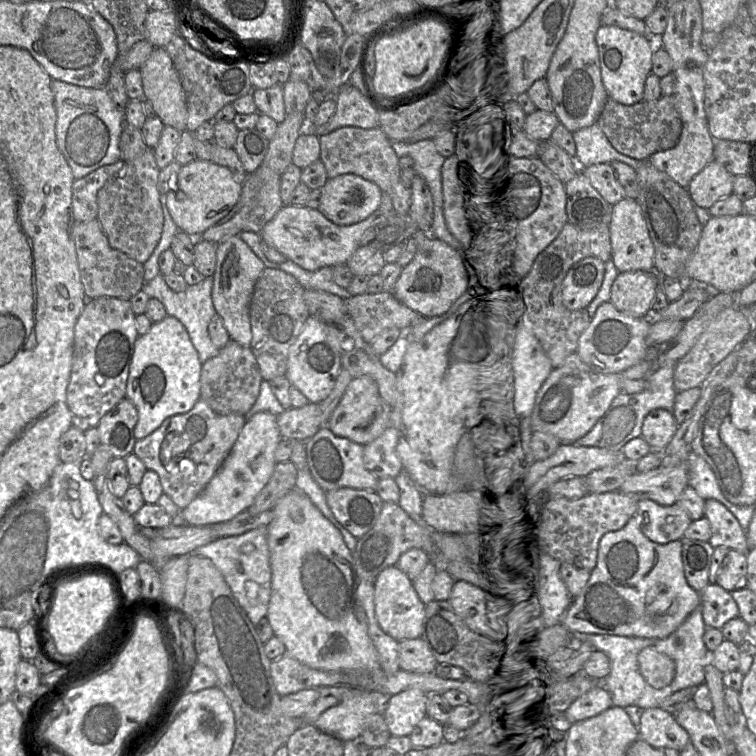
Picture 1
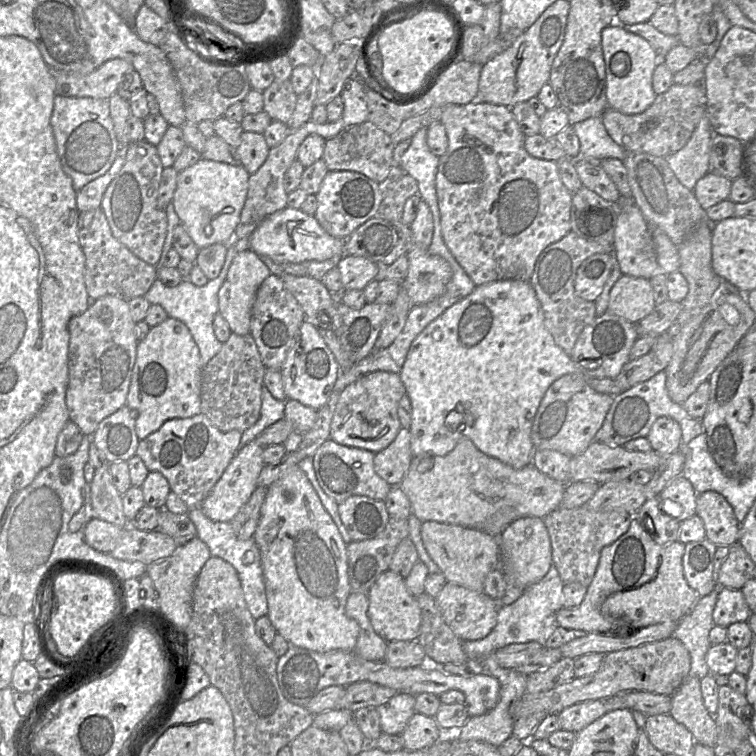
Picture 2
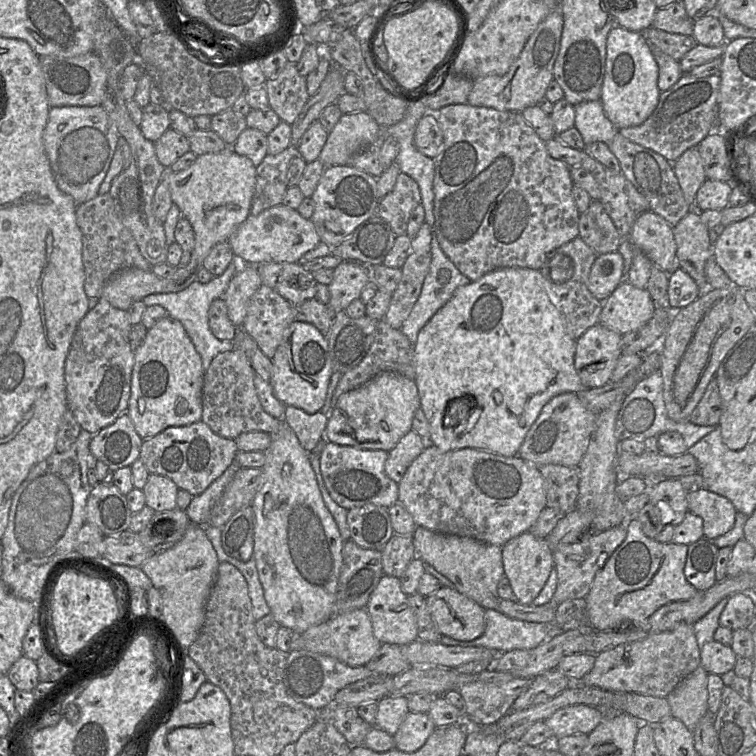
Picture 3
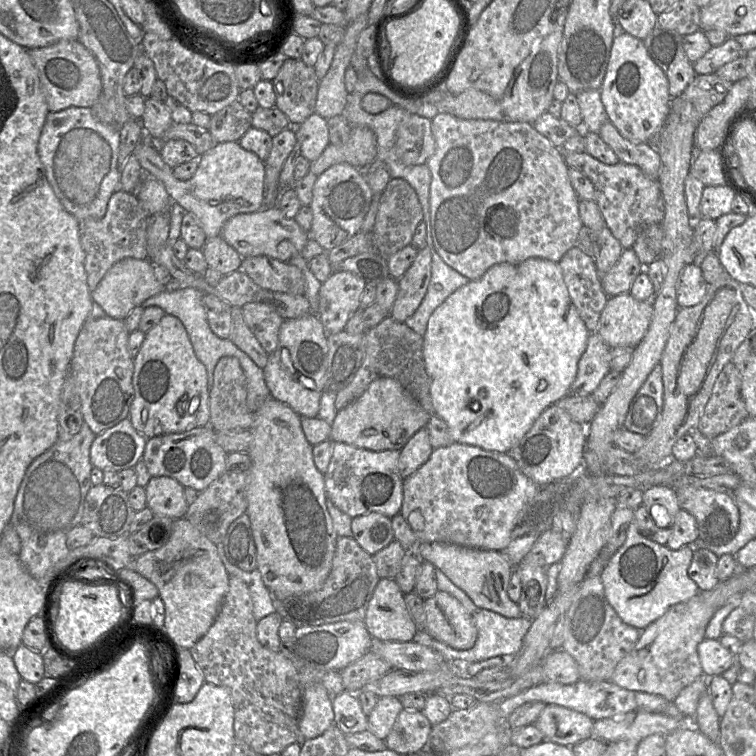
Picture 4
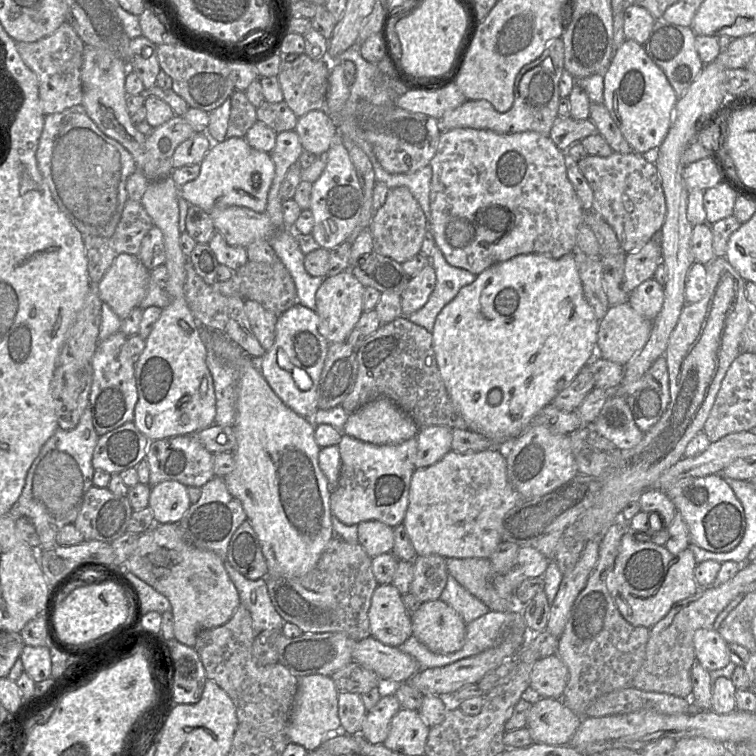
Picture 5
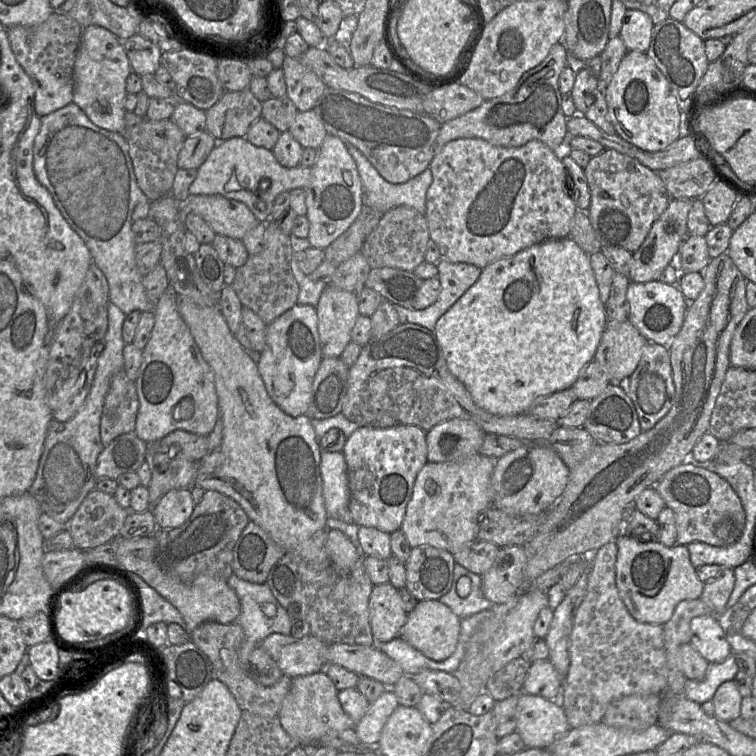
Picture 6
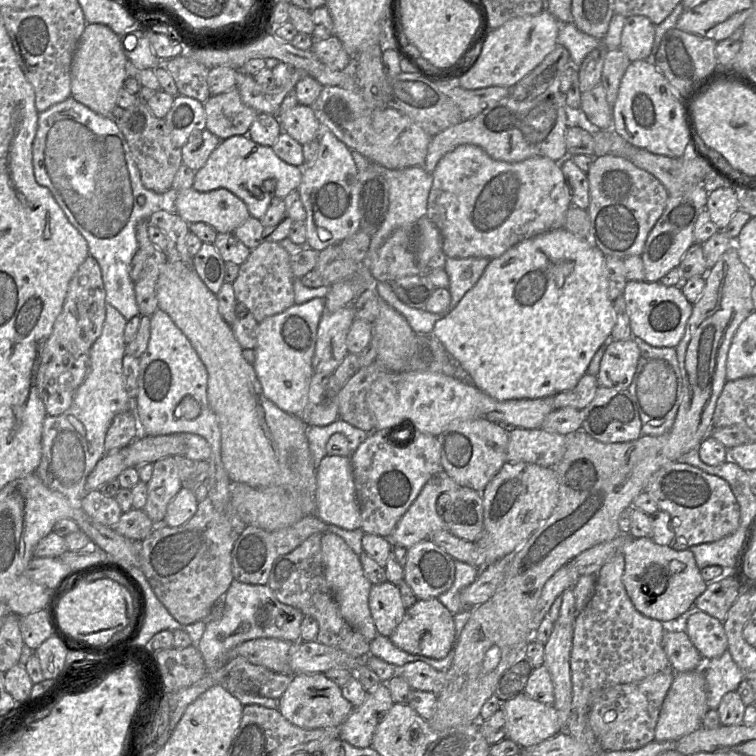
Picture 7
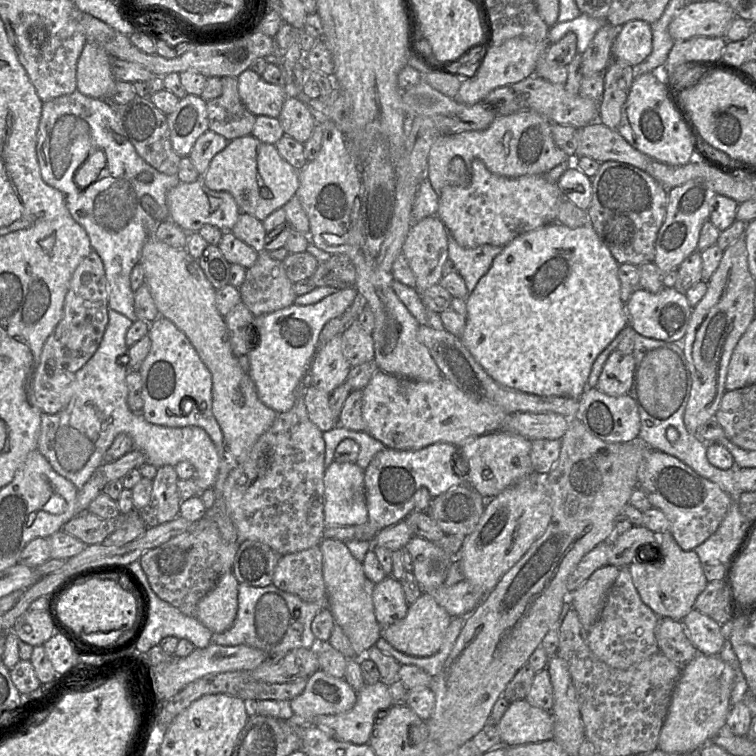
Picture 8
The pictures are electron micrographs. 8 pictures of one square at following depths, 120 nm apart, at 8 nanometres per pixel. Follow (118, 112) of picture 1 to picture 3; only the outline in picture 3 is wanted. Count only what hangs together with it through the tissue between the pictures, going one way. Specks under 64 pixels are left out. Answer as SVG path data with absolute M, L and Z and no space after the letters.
M102 105L49 109L43 143L58 188L82 204L98 195L118 145L119 135Z

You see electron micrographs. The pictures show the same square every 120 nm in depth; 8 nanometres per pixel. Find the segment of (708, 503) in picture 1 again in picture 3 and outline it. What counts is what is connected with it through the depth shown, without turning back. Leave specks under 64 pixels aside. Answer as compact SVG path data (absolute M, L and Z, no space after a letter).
M694 488L687 494L688 509L703 519L704 537L712 540L734 526L737 510L726 497L705 488Z

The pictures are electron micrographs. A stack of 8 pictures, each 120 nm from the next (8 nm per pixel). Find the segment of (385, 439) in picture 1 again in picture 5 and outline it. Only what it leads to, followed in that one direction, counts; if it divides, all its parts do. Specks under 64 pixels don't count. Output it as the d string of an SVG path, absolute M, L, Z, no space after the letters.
M428 426L420 428L417 434L415 468L424 468L439 461L451 451L453 428Z

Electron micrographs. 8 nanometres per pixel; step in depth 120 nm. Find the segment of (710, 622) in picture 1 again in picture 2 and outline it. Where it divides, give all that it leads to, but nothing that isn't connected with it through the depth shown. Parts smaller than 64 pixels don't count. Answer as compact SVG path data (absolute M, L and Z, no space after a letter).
M719 588L712 617L715 625L728 627L736 622L747 622L752 612L741 590Z

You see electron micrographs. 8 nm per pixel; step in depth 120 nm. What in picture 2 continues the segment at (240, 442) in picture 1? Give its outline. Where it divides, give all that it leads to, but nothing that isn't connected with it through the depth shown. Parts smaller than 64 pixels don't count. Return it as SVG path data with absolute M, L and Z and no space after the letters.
M252 440L237 451L222 476L200 505L207 518L215 522L231 522L247 503L254 490L258 487L258 477L265 465L262 458L263 450L264 447L259 445L256 440Z

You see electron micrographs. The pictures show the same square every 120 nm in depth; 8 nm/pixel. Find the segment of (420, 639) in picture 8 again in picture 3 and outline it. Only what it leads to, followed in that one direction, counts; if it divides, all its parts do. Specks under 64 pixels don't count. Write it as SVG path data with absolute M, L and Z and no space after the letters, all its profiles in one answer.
M441 586L426 597L431 618L442 636L472 641L485 632L485 609L456 588Z

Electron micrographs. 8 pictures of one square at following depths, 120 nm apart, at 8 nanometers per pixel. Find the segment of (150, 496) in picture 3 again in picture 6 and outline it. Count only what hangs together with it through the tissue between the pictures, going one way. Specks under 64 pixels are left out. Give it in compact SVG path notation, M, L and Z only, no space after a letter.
M190 488L173 489L164 494L151 508L157 529L181 526L191 516L195 505Z

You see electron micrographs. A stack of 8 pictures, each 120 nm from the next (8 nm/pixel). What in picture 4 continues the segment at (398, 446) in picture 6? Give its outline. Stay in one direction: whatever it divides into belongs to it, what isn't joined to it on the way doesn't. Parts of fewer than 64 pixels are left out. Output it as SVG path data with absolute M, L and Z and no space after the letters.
M342 442L333 443L333 452L324 474L328 498L351 518L377 512L390 519L400 513L403 479L398 472L400 450L371 451Z

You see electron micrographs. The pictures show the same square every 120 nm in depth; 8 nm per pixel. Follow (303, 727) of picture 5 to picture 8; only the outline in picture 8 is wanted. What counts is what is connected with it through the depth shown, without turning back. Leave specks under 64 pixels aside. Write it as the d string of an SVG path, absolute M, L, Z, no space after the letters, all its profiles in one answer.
M317 670L308 679L304 691L290 701L294 717L309 722L319 715L338 715L350 711L357 702L357 692L344 678Z

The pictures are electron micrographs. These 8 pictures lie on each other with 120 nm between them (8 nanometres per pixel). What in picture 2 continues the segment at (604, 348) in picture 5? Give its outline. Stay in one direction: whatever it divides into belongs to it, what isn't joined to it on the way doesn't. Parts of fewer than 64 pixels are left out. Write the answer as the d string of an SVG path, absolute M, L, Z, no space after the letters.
M622 275L611 289L608 311L636 324L655 306L650 279Z

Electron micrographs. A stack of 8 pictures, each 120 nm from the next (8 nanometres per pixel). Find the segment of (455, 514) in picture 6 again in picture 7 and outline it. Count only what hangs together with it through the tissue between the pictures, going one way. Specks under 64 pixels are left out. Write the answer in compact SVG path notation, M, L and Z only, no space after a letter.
M444 470L432 476L391 533L389 539L392 547L399 545L409 549L417 542L429 539L434 532L447 530L445 521L437 511L438 499L459 487Z

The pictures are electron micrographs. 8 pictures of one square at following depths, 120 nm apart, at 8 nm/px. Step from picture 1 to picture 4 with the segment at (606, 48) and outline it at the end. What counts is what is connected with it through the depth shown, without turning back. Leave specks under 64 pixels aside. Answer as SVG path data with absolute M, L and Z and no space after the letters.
M618 32L613 39L600 96L609 121L633 143L647 143L661 130L670 111L665 73L649 56L643 41L626 32Z

